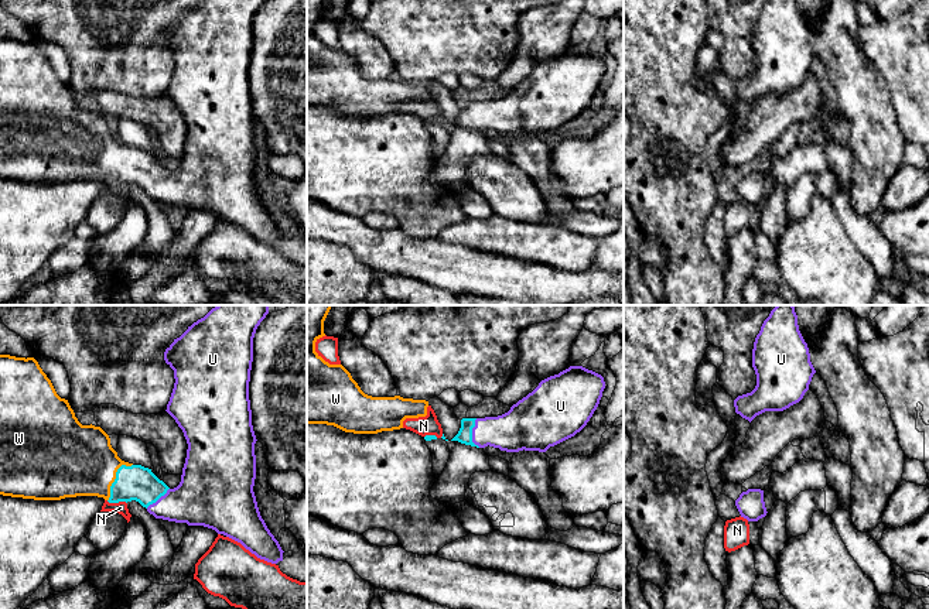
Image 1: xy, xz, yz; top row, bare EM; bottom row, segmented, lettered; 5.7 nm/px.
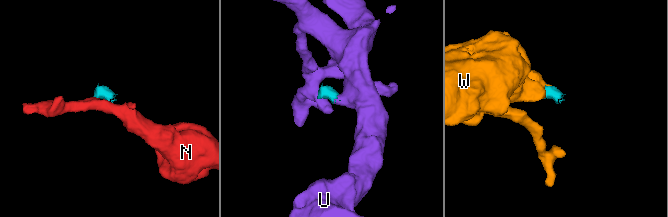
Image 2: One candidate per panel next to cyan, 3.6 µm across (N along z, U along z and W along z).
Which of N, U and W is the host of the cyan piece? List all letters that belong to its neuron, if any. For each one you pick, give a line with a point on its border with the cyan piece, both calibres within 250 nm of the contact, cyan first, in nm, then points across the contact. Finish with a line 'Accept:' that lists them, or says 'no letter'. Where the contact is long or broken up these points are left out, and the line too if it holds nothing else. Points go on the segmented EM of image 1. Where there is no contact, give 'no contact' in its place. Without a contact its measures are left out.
U: xz (471, 434) | 90/240 nm | across xz (464, 435), (471, 434), (513, 431)
W: xy (116, 478) | 200/400 nm | across xy (136, 482), (122, 482), (116, 478), (109, 478), (77, 459)
Accept: U, W

